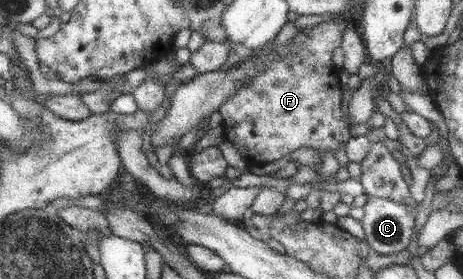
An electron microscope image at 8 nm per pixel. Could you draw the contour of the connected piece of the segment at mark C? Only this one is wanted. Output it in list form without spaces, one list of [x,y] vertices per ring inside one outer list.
[[[367,196],[362,210],[360,223],[365,230],[364,240],[374,252],[393,254],[405,250],[413,236],[415,210],[404,202],[374,196]]]

